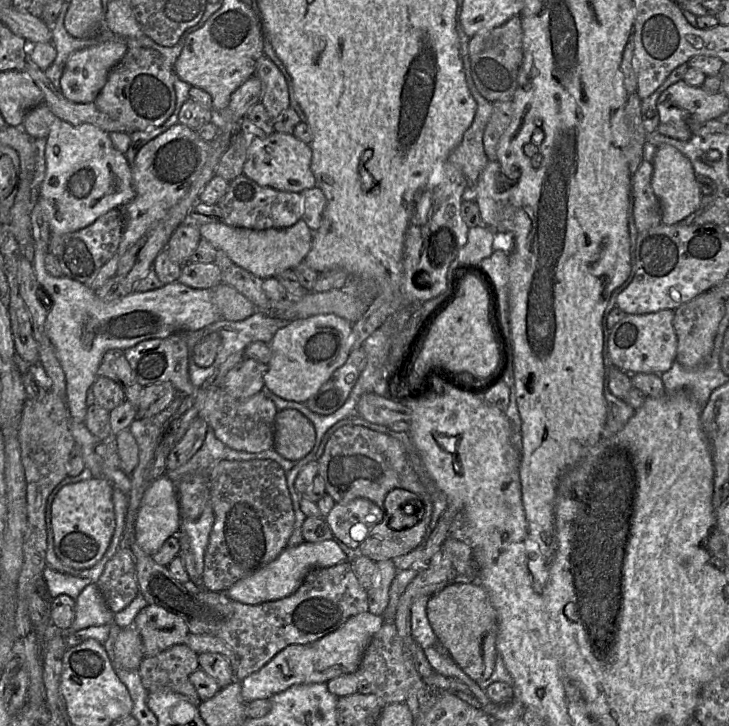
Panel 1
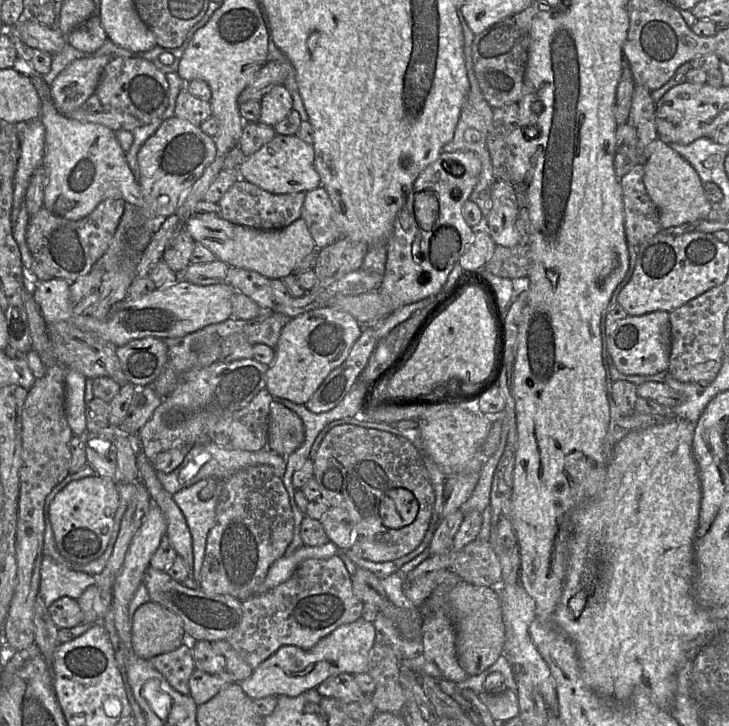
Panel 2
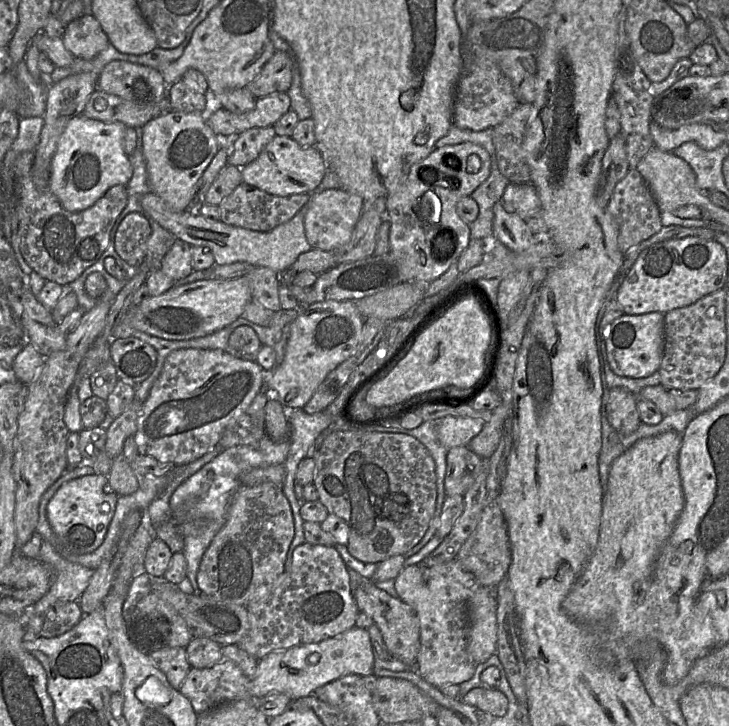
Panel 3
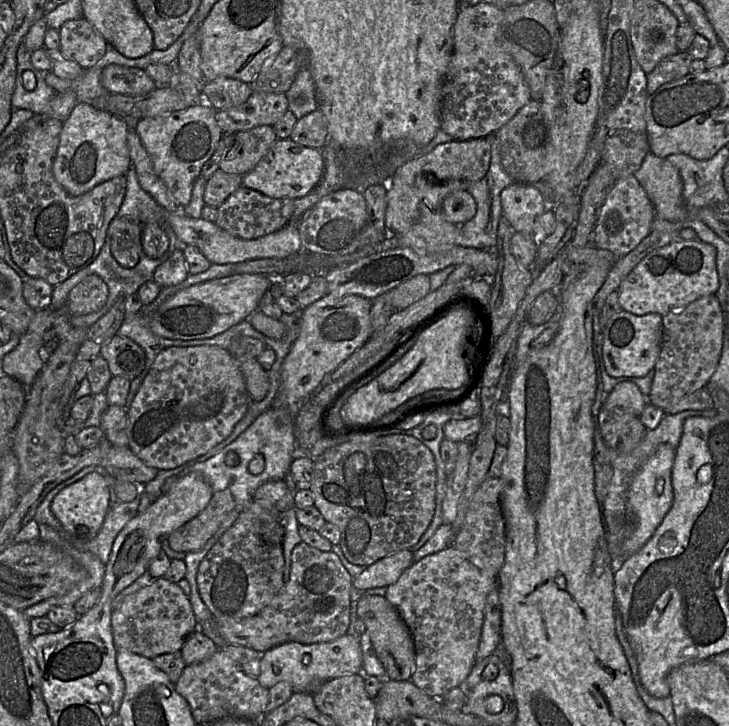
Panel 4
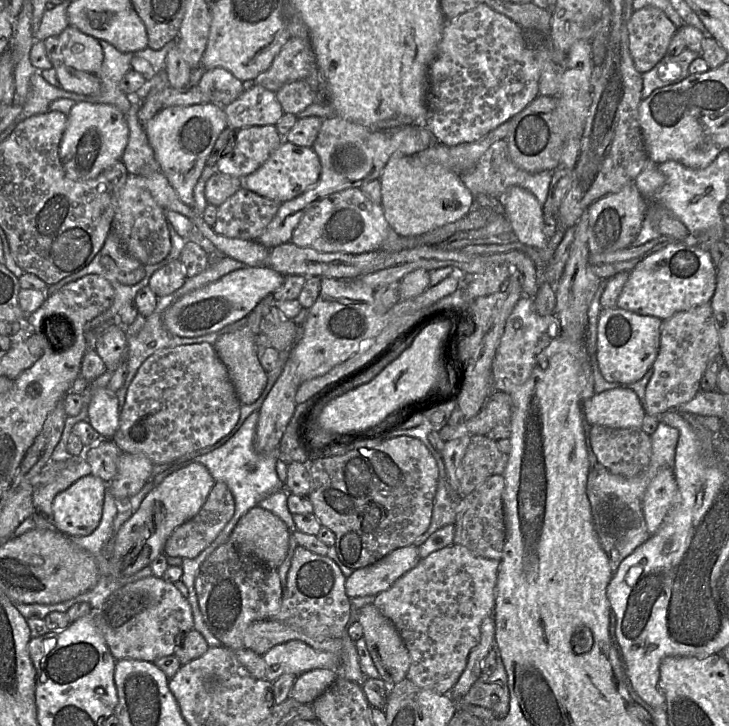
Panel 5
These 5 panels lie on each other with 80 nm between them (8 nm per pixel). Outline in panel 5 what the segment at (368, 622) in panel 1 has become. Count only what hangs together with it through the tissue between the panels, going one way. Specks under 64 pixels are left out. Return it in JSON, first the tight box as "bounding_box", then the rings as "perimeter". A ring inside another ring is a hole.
{"bounding_box":[263,640,340,682],"perimeter":[[[293,640],[270,649],[263,655],[266,663],[265,680],[274,682],[283,674],[297,677],[315,669],[328,669],[337,674],[340,658],[334,653],[315,650],[309,645]]]}

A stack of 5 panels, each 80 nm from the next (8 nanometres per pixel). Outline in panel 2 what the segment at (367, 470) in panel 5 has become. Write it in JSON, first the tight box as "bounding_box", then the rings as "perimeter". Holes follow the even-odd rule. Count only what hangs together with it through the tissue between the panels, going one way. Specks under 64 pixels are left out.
{"bounding_box":[313,425,435,562],"perimeter":[[[339,425],[325,436],[313,462],[321,497],[330,507],[348,511],[356,522],[351,550],[357,557],[372,562],[395,561],[421,544],[434,513],[435,493],[422,454],[409,440],[377,429]],[[395,488],[411,491],[419,503],[416,519],[400,529],[386,527],[380,516],[384,495]]]}

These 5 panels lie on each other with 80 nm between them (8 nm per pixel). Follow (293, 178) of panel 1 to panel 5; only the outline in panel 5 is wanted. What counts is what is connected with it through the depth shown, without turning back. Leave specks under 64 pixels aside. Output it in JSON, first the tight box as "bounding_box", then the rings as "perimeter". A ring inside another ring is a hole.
{"bounding_box":[241,140,321,203],"perimeter":[[[284,140],[264,164],[254,173],[241,178],[243,188],[262,197],[284,203],[314,187],[321,176],[321,162],[311,147],[301,147]]]}

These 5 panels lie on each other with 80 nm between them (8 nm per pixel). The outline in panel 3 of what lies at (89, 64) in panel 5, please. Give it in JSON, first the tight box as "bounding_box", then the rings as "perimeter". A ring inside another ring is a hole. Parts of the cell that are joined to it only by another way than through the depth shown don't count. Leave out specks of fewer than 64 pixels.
{"bounding_box":[62,15,110,60],"perimeter":[[[93,15],[71,21],[64,29],[62,40],[74,58],[85,60],[95,58],[110,43],[100,22]]]}

